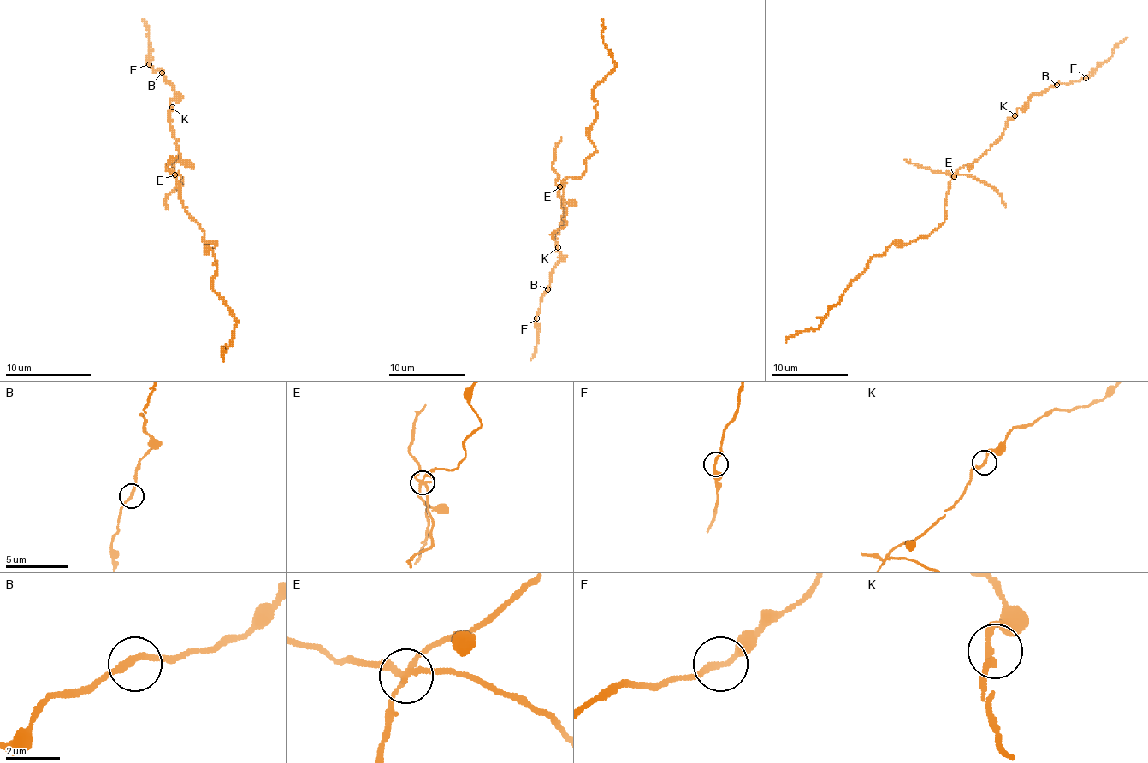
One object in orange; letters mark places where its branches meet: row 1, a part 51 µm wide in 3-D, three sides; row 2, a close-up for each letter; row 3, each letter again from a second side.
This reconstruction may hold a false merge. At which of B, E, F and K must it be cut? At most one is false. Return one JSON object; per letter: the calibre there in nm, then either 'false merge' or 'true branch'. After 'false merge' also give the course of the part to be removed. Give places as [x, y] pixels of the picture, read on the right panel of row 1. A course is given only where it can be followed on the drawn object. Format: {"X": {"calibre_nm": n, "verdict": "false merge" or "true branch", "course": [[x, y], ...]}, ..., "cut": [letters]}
{"B": {"calibre_nm": 240, "verdict": "true branch"}, "E": {"calibre_nm": 220, "verdict": "false merge", "course": [[954, 176], [971, 174], [990, 184], [1002, 196], [1002, 204], [1005, 207]]}, "F": {"calibre_nm": 220, "verdict": "true branch"}, "K": {"calibre_nm": 240, "verdict": "true branch"}, "cut": ["E"]}

